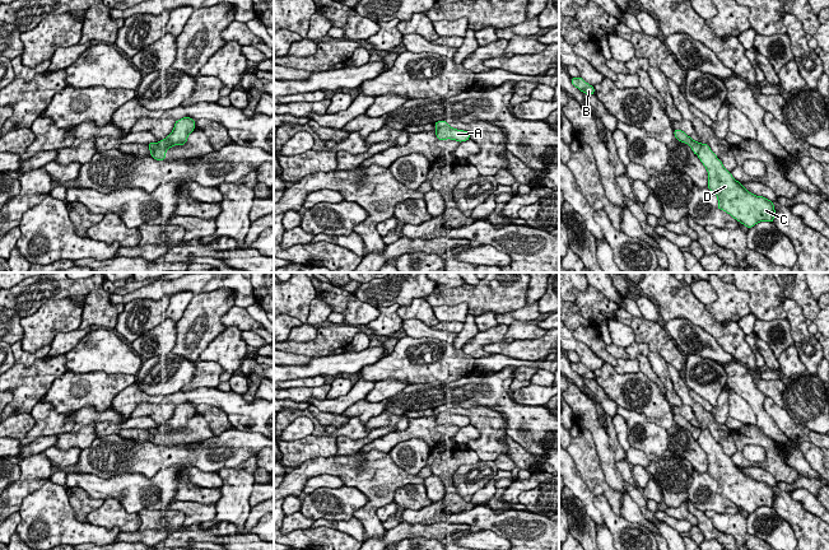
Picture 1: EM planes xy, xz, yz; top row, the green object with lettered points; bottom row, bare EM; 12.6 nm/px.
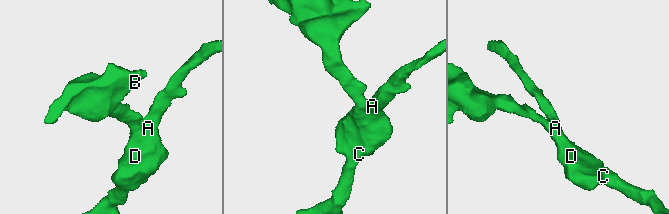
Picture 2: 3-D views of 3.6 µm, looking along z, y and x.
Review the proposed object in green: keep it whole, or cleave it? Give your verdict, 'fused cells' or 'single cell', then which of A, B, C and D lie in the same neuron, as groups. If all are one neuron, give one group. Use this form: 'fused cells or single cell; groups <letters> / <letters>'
fused cells; groups A C D / B

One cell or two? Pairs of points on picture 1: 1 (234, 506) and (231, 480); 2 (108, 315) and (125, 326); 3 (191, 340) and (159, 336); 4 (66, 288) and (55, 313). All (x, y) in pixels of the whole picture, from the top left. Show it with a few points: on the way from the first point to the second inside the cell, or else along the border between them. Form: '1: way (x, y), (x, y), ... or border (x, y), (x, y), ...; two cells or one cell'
1: way (234, 499), (234, 486); one cell
2: border (125, 304), (115, 327); two cells
3: border (177, 322), (176, 344), (170, 352); two cells
4: border (83, 303), (49, 299), (35, 312); two cells

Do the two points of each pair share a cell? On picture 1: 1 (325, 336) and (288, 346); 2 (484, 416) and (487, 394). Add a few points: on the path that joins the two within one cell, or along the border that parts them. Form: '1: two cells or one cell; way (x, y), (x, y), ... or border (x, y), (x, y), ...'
1: one cell; way (316, 345), (313, 348), (297, 348)
2: two cells; border (455, 406), (488, 406), (501, 414)

